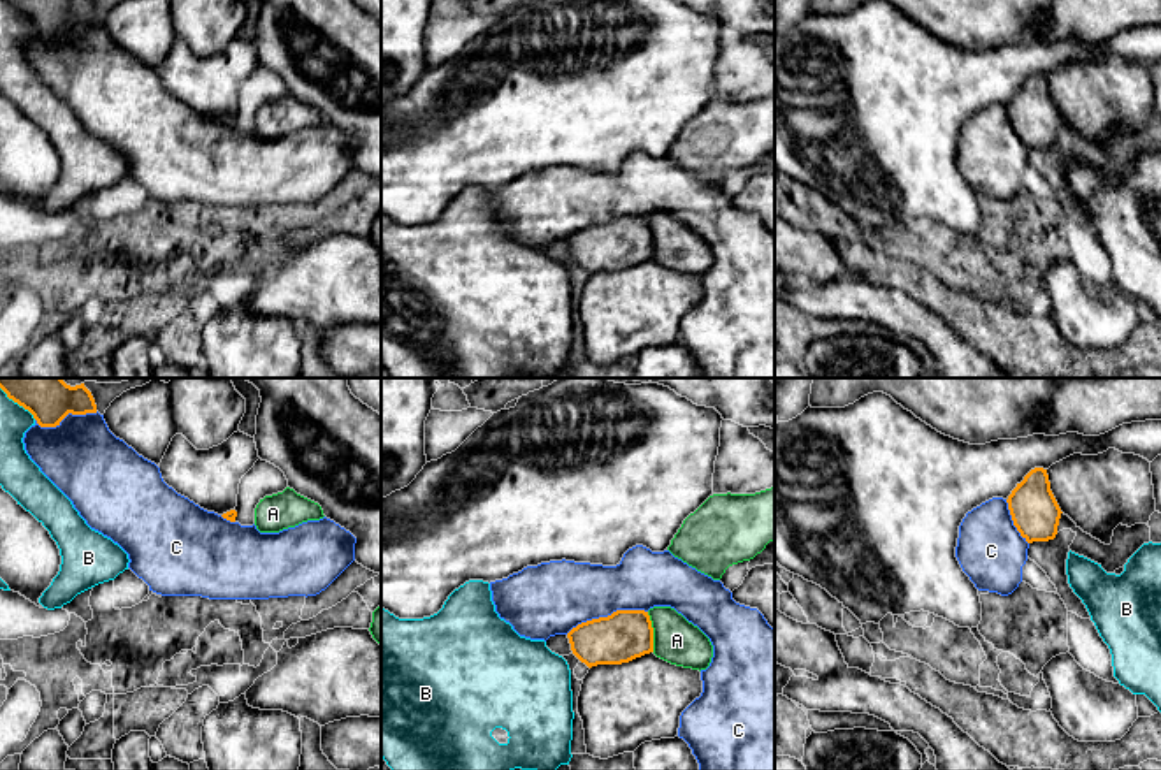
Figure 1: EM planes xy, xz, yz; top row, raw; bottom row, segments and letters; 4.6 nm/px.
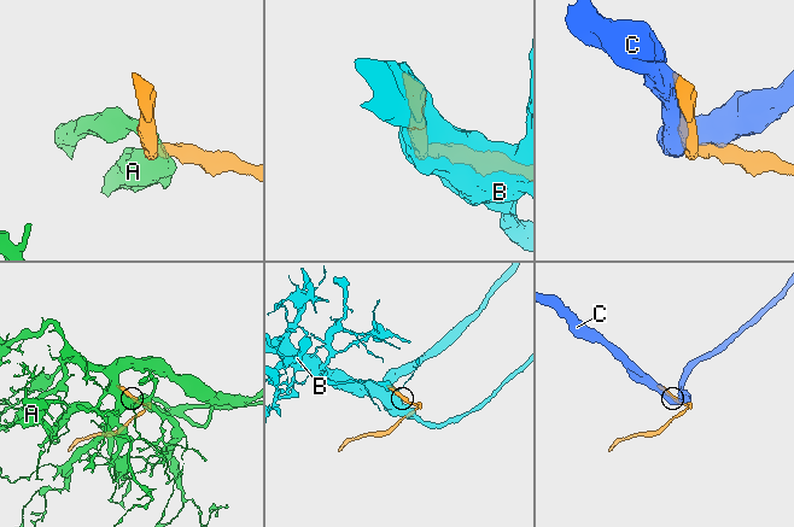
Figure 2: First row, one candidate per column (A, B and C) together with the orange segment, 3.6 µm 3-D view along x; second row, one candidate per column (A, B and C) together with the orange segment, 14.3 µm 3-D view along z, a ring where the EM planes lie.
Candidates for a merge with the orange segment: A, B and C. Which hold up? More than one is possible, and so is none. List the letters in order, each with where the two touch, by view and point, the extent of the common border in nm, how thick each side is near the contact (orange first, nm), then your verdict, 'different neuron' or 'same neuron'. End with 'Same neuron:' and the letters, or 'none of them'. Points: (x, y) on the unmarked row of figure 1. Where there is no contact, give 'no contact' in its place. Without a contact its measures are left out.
A: contact xz (652, 238); length 190 nm; calibres 240 and 200 nm; different neuron
B: contact xy (21, 11); length 180 nm; calibres 150 and 140 nm; different neuron
C: contact xz (608, 222); length 400 nm; calibres 240 and 320 nm; same neuron
Same neuron: C

